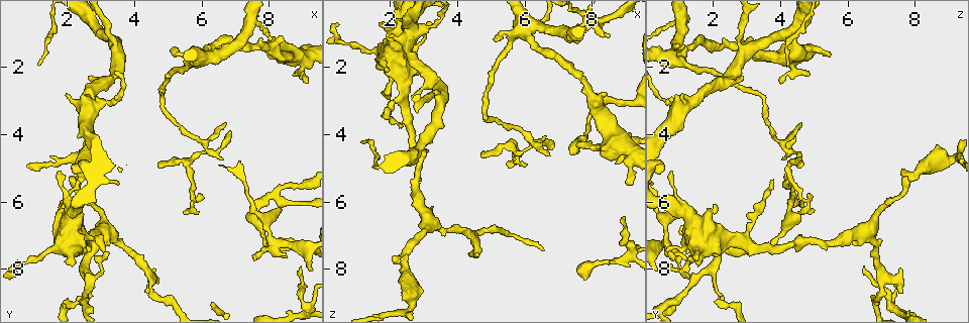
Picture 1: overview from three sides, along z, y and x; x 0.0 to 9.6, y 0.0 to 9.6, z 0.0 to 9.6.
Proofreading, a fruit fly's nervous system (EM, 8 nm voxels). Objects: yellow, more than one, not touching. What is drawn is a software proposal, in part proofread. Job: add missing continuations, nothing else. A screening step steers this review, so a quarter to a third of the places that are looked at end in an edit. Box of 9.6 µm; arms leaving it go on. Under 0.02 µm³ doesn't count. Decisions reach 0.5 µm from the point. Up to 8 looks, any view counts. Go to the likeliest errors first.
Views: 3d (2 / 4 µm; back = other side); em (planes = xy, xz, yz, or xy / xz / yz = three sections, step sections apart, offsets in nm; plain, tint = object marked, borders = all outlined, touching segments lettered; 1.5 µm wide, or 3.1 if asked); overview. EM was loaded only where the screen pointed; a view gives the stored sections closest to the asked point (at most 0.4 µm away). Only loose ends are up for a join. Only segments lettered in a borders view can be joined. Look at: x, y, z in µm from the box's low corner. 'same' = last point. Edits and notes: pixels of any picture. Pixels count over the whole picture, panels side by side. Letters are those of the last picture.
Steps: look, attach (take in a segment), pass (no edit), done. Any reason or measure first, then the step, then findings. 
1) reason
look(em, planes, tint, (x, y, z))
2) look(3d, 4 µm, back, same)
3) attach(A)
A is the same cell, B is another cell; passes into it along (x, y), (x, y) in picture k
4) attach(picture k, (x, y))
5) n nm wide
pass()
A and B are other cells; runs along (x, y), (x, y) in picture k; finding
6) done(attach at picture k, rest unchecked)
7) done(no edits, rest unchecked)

branch stops here
look(em, xz, step 4, tint, (2.75, 7.45, 2.25))

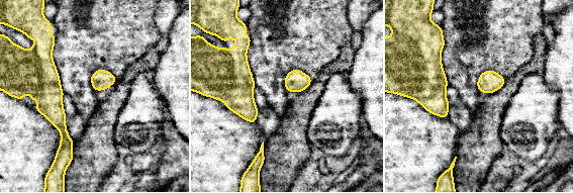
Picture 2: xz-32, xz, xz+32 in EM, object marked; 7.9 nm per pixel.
look(em, planes, tint, same)

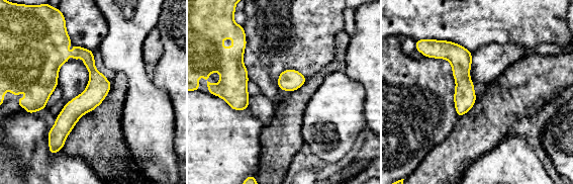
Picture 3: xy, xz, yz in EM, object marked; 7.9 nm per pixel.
see the neighbours
look(em, planes, borders, same)

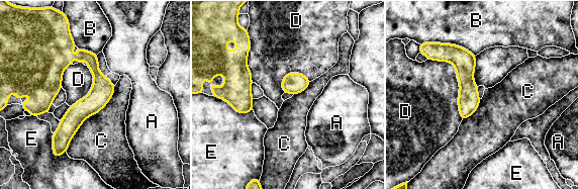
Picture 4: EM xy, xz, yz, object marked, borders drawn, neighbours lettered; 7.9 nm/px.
170 nm wide
pass()
A, B, C, D and E are other cells; runs along (112, 87), (85, 58), (67, 58), (34, 90) in picture 4; none of them fits

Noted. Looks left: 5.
tapers out
look(em, planes, borders, (7.55, 7.60, 0.70))

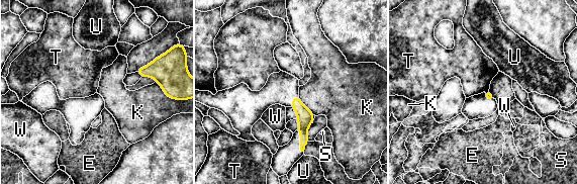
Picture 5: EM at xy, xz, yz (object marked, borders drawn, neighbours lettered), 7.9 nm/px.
K touches over 190 nm
pass()
E, K, S, T, U and W are other cells; none of them fits

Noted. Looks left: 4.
look(3d, 4 µm, (8.75, 2.20, 4.90))

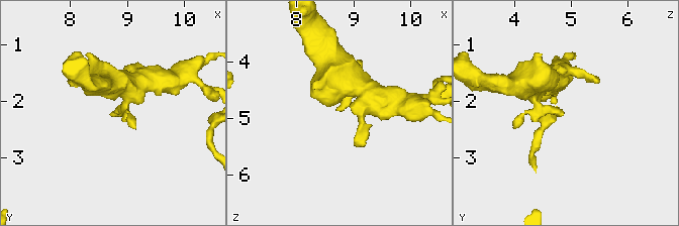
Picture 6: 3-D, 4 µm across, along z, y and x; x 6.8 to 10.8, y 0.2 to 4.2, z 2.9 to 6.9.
need the tissue
look(em, xy, step 4, borders, (8.75, 2.25, 4.85))

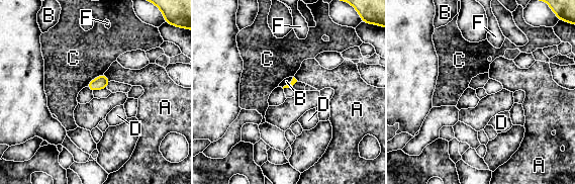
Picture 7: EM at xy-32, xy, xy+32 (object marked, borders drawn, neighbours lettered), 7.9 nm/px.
cut it another way
look(em, planes, borders, same)

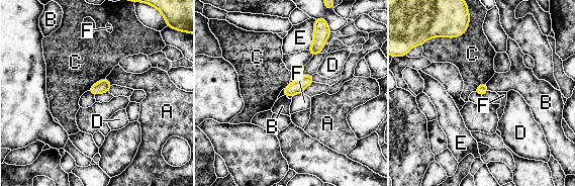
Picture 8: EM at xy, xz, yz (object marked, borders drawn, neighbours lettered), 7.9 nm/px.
pass()
A, B, C, D, E and F are other cells; border along (302, 91), (293, 96) in picture 8; no lettered segment goes on from it

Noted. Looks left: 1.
done(no edits, rest unchecked)

